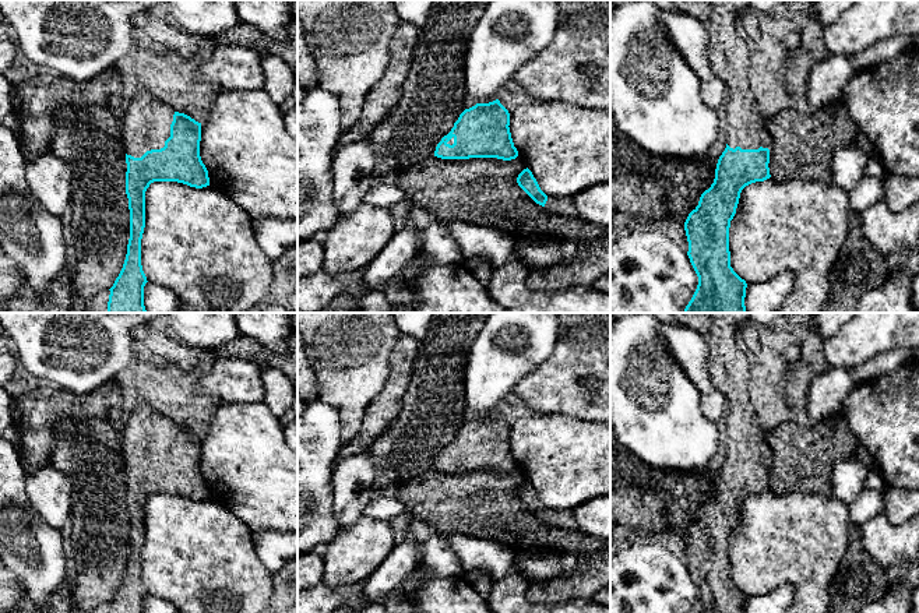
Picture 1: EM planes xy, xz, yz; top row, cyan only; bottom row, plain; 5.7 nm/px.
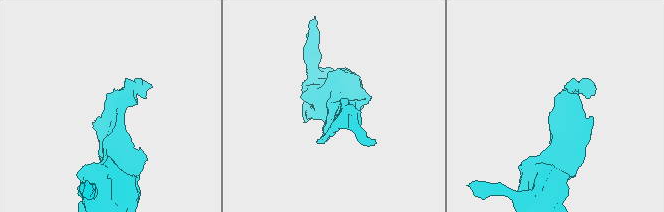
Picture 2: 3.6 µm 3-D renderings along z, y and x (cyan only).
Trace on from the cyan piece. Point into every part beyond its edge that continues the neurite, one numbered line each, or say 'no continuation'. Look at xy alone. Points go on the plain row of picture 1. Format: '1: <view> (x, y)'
1: xy (145, 437)

